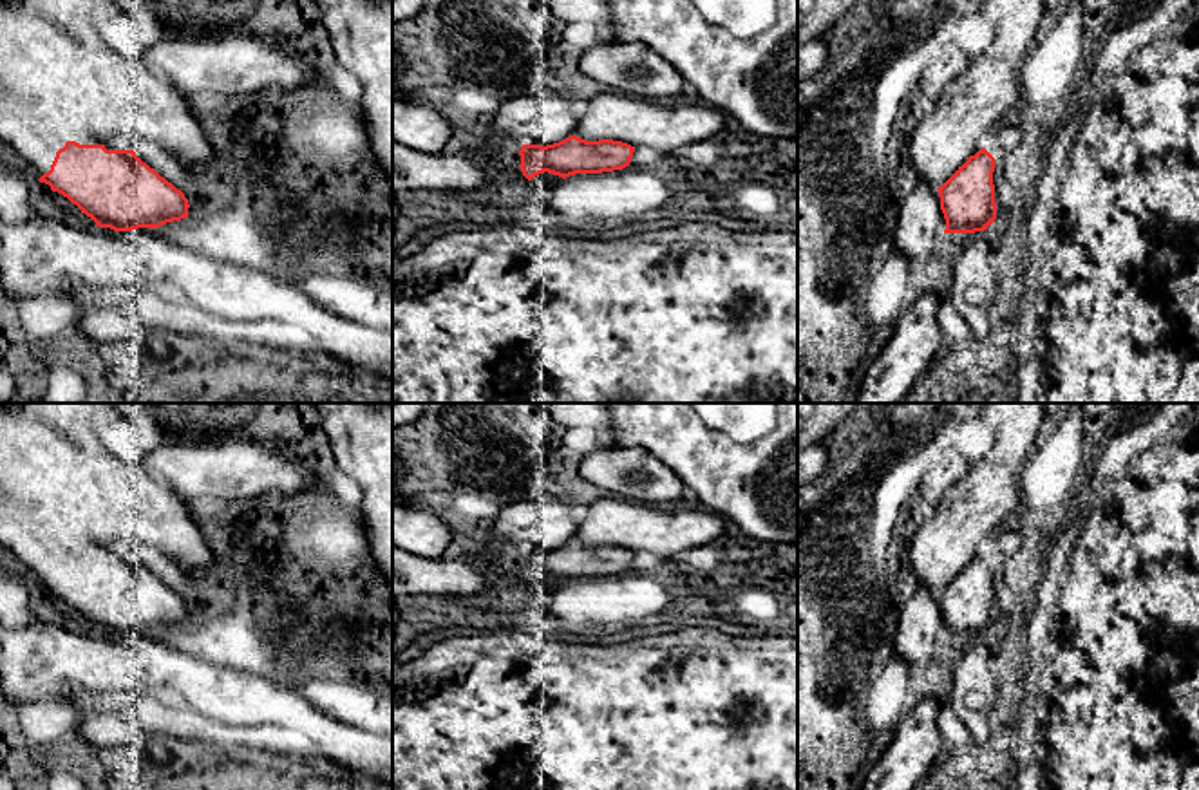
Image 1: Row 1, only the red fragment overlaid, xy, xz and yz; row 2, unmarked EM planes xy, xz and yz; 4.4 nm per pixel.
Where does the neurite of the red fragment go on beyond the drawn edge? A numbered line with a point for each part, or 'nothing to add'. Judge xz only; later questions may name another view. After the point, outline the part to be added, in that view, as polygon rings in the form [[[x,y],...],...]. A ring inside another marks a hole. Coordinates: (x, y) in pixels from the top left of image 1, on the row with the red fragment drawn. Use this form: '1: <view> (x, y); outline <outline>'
1: xz (637, 122); outline [[[599,94],[588,99],[573,136],[651,146],[673,159],[680,146],[716,136],[729,116],[711,105],[664,105],[631,94]]]

